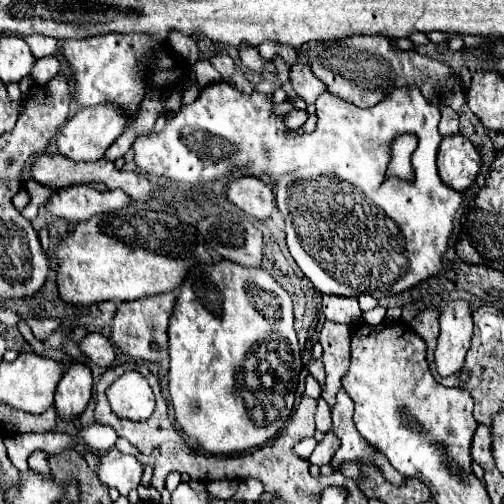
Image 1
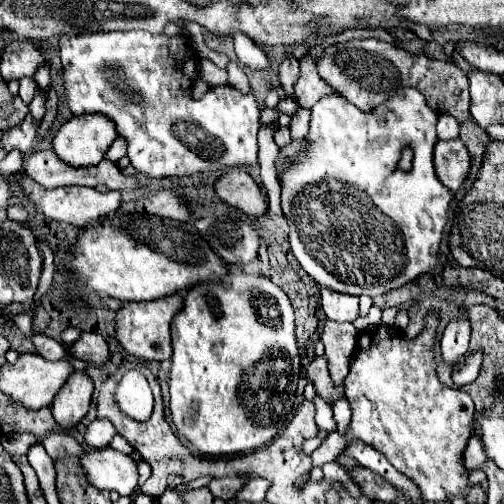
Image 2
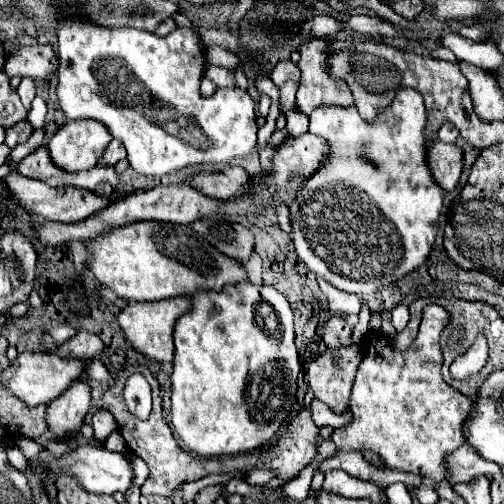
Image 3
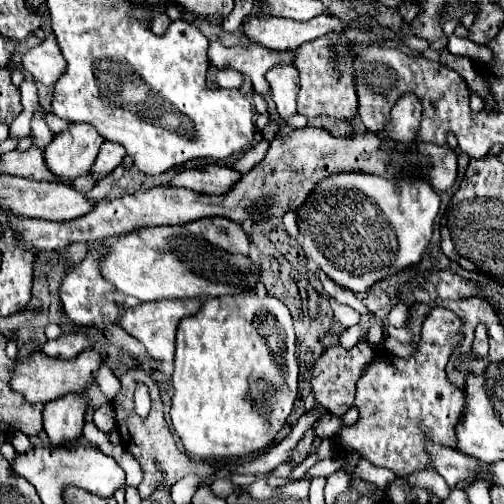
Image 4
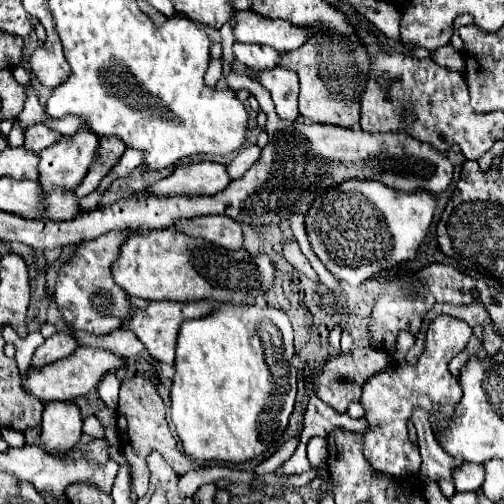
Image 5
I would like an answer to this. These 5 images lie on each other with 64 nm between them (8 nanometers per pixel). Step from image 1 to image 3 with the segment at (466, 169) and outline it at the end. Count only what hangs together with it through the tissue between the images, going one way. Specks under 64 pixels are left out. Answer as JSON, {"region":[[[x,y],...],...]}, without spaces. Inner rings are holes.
{"region":[[[434,140],[426,146],[426,162],[430,174],[442,190],[454,190],[462,172],[462,150],[456,144]]]}

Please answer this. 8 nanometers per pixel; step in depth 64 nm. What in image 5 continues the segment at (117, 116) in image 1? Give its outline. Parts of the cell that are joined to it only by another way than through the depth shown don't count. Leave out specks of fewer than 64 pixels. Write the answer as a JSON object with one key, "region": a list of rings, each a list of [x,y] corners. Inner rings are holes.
{"region":[[[82,130],[76,136],[64,136],[60,144],[40,152],[38,182],[42,192],[48,194],[52,188],[62,188],[64,192],[74,190],[88,174],[96,148],[98,136]]]}

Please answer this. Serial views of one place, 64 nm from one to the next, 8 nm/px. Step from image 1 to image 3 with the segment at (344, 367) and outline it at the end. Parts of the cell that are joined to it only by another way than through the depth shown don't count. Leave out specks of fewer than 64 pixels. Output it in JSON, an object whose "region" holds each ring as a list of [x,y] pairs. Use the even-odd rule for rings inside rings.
{"region":[[[330,318],[328,324],[324,326],[322,338],[328,348],[340,348],[340,346],[352,344],[350,334],[352,334],[352,328],[342,318]]]}

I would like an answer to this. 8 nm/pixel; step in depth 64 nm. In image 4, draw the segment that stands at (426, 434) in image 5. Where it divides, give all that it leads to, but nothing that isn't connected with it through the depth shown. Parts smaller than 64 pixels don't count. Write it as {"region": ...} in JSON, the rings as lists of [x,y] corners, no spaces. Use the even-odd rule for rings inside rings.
{"region":[[[426,440],[424,450],[432,456],[432,470],[438,472],[450,488],[454,488],[460,480],[472,482],[473,471],[489,471],[489,464],[480,464],[470,456],[464,456],[448,446],[434,444],[432,440]]]}

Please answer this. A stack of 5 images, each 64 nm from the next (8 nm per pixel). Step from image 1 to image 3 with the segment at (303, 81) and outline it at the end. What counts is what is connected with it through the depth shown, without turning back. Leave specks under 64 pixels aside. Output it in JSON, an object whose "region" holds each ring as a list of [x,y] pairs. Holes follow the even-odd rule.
{"region":[[[308,40],[302,44],[298,68],[302,70],[296,106],[310,114],[318,106],[352,106],[354,98],[344,80],[334,80],[328,72],[328,42]]]}

